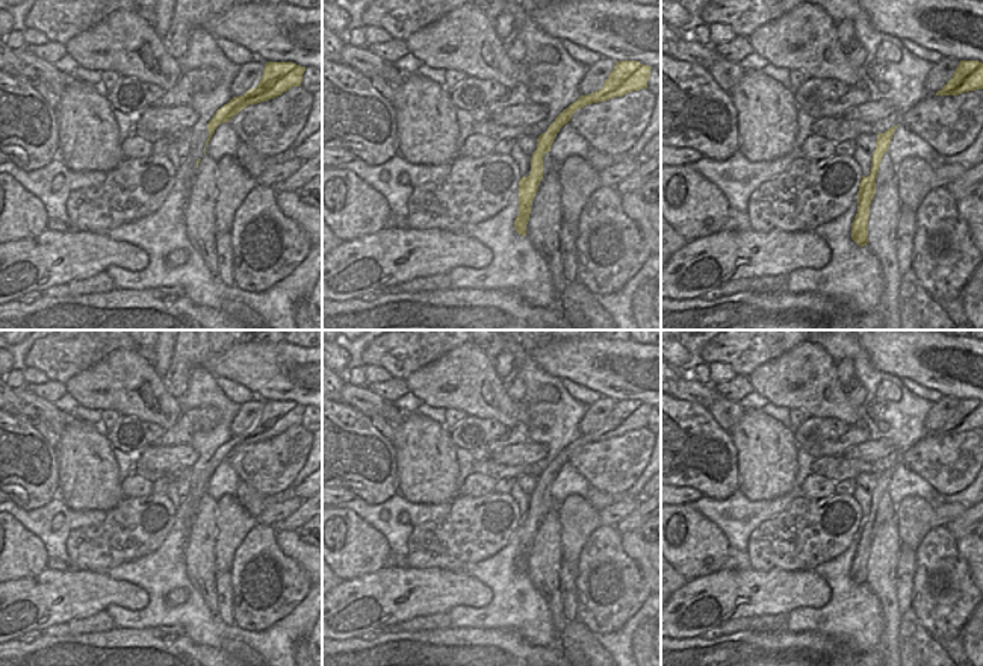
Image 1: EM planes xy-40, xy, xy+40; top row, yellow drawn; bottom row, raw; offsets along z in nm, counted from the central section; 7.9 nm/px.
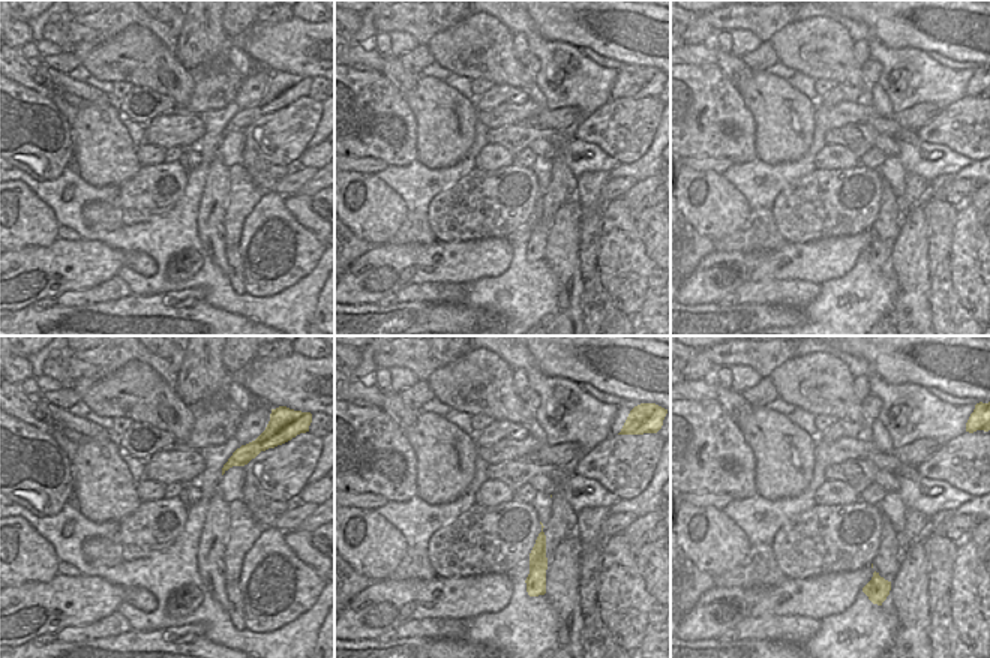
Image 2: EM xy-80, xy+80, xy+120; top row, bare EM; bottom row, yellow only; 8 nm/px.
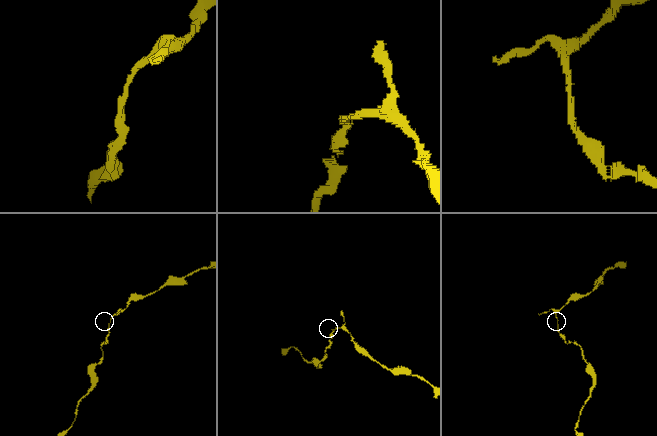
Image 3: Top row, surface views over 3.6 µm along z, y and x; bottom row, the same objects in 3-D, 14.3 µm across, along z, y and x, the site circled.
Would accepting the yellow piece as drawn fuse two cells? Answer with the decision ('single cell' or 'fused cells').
single cell

